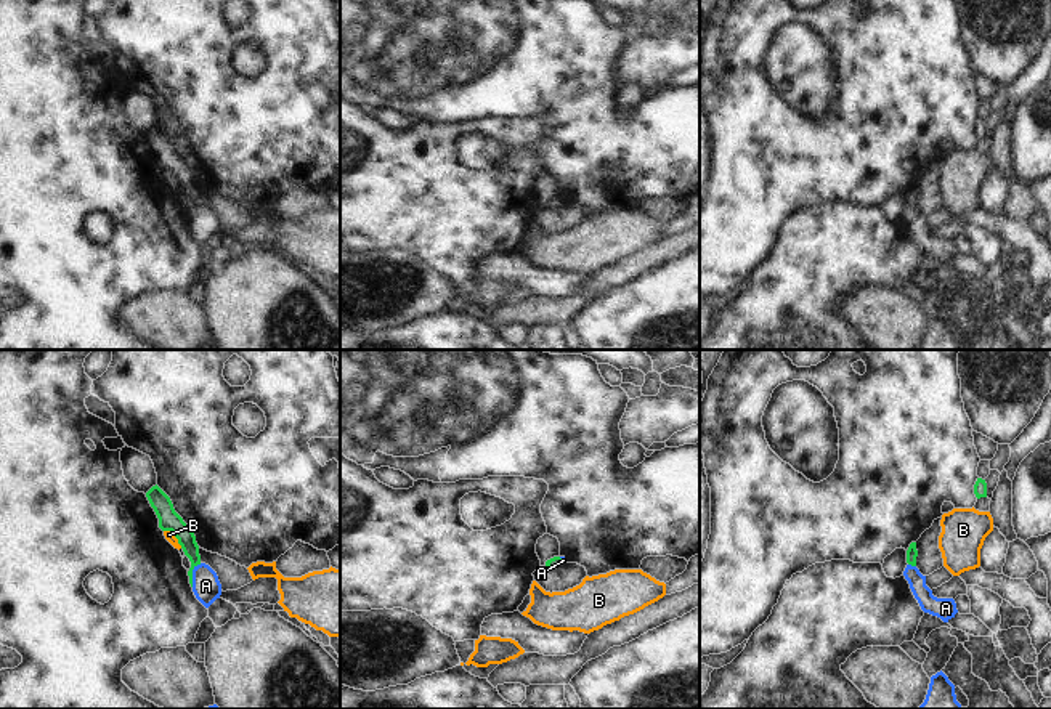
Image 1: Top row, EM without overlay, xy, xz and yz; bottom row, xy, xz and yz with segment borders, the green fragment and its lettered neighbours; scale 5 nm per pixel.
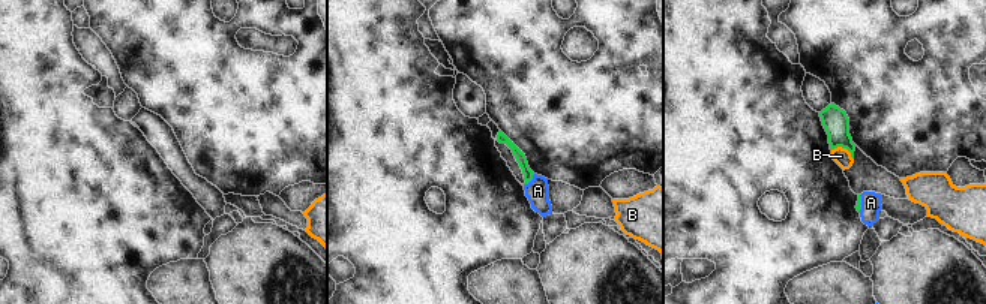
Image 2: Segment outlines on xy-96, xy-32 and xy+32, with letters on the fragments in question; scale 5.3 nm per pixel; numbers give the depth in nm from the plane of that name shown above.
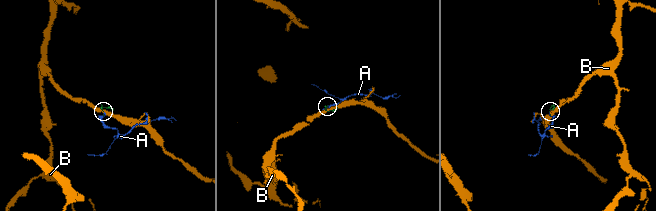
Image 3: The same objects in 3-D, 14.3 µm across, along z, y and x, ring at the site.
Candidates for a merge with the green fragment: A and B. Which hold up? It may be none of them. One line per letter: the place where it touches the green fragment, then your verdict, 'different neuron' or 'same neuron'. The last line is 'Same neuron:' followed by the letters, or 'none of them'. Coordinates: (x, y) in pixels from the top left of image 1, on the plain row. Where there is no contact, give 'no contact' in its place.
A: contact xy (191, 215); same neuron
B: contact xy (175, 177); different neuron
Same neuron: A

